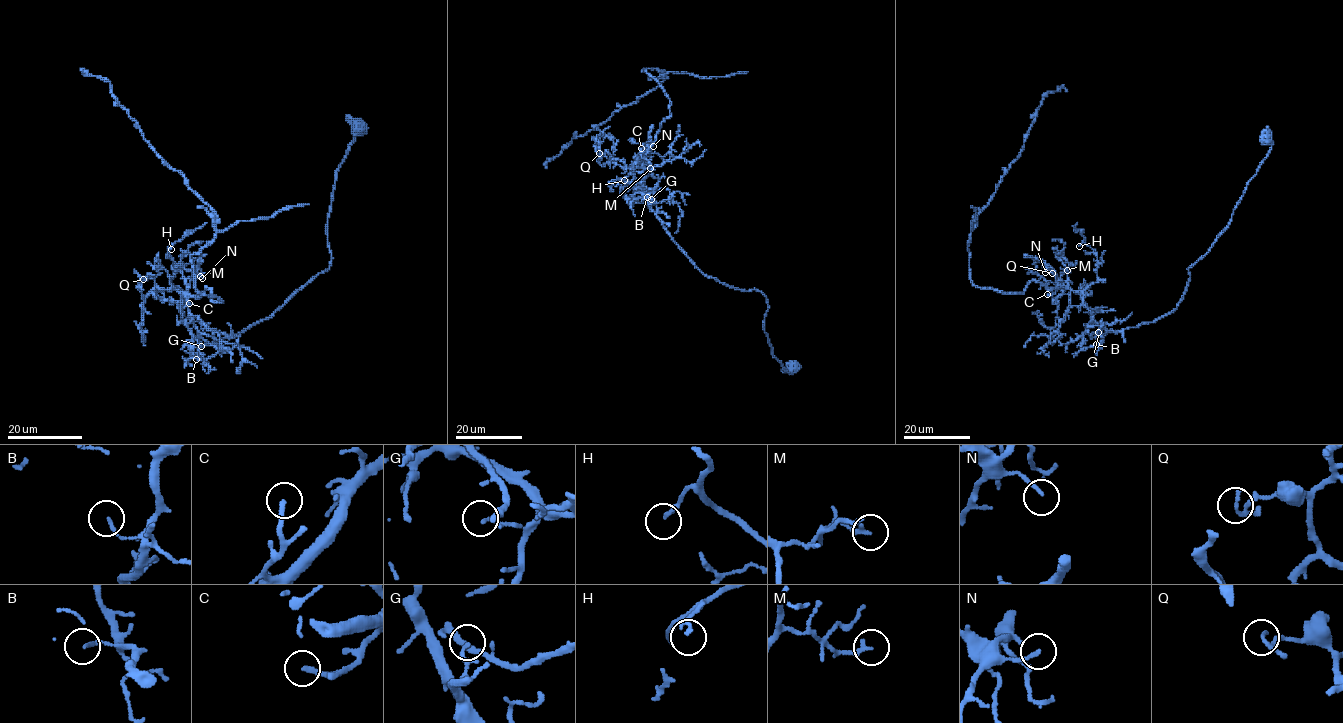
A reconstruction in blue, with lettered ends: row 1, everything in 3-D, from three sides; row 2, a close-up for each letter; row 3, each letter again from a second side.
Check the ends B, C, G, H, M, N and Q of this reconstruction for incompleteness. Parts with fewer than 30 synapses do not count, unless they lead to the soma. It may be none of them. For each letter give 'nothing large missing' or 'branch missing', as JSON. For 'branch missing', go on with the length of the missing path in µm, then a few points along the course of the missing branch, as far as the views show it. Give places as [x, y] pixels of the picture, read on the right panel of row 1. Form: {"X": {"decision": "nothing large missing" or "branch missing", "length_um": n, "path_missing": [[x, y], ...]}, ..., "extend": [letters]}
{"B": {"decision": "nothing large missing"}, "C": {"decision": "branch missing", "length_um": 15, "path_missing": [[1047, 294], [1039, 294], [1035, 290], [1021, 266]]}, "G": {"decision": "nothing large missing"}, "H": {"decision": "nothing large missing"}, "M": {"decision": "nothing large missing"}, "N": {"decision": "branch missing", "length_um": 10}, "Q": {"decision": "nothing large missing"}, "extend": ["C", "N"]}

